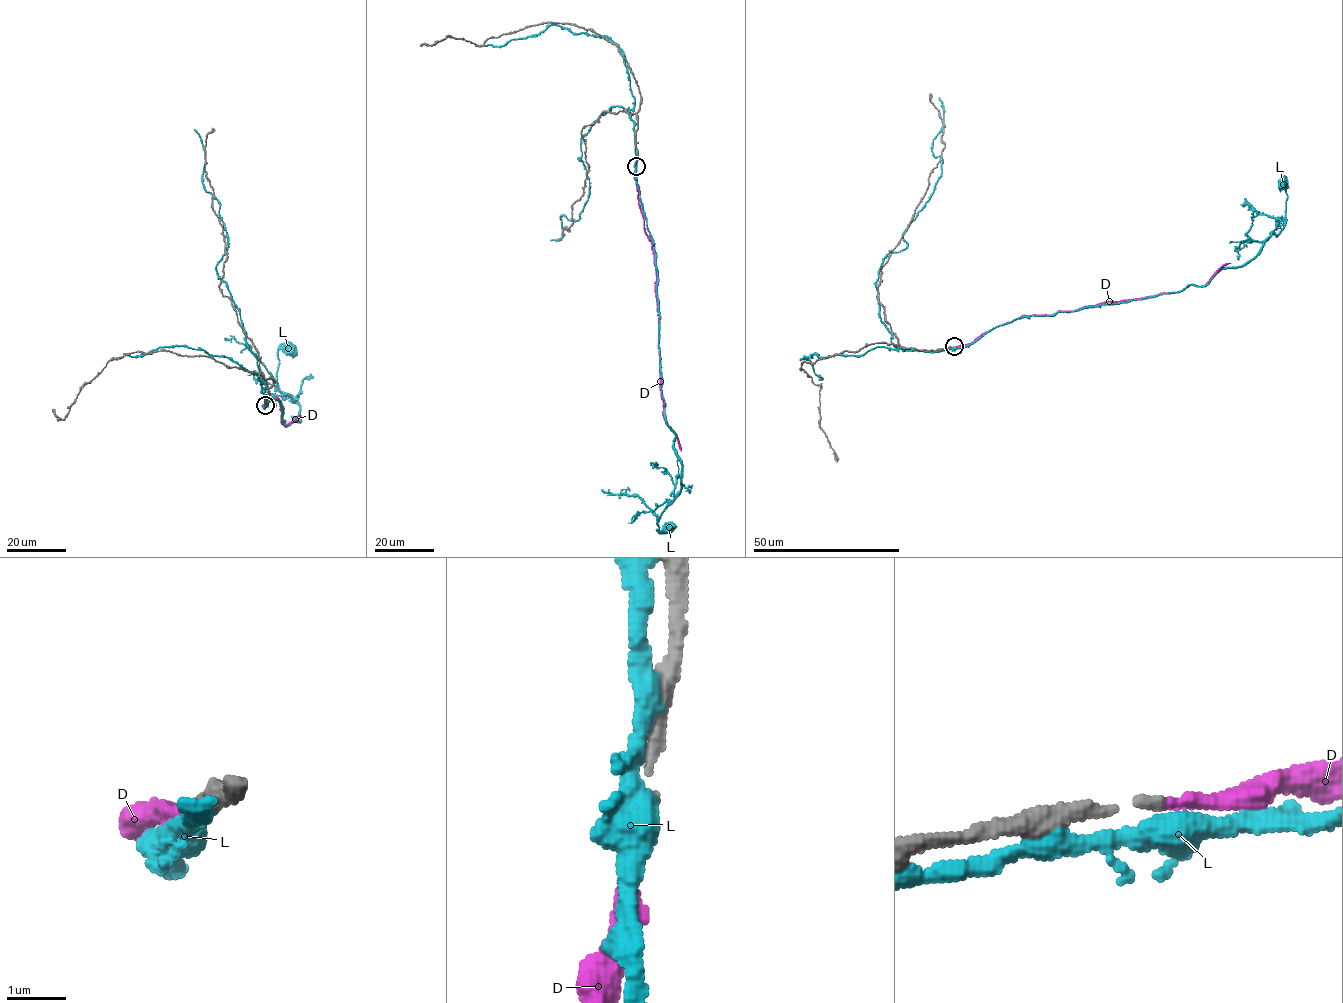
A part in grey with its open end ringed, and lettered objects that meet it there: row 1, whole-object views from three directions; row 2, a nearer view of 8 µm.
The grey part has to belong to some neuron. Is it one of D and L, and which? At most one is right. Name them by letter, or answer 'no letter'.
D

